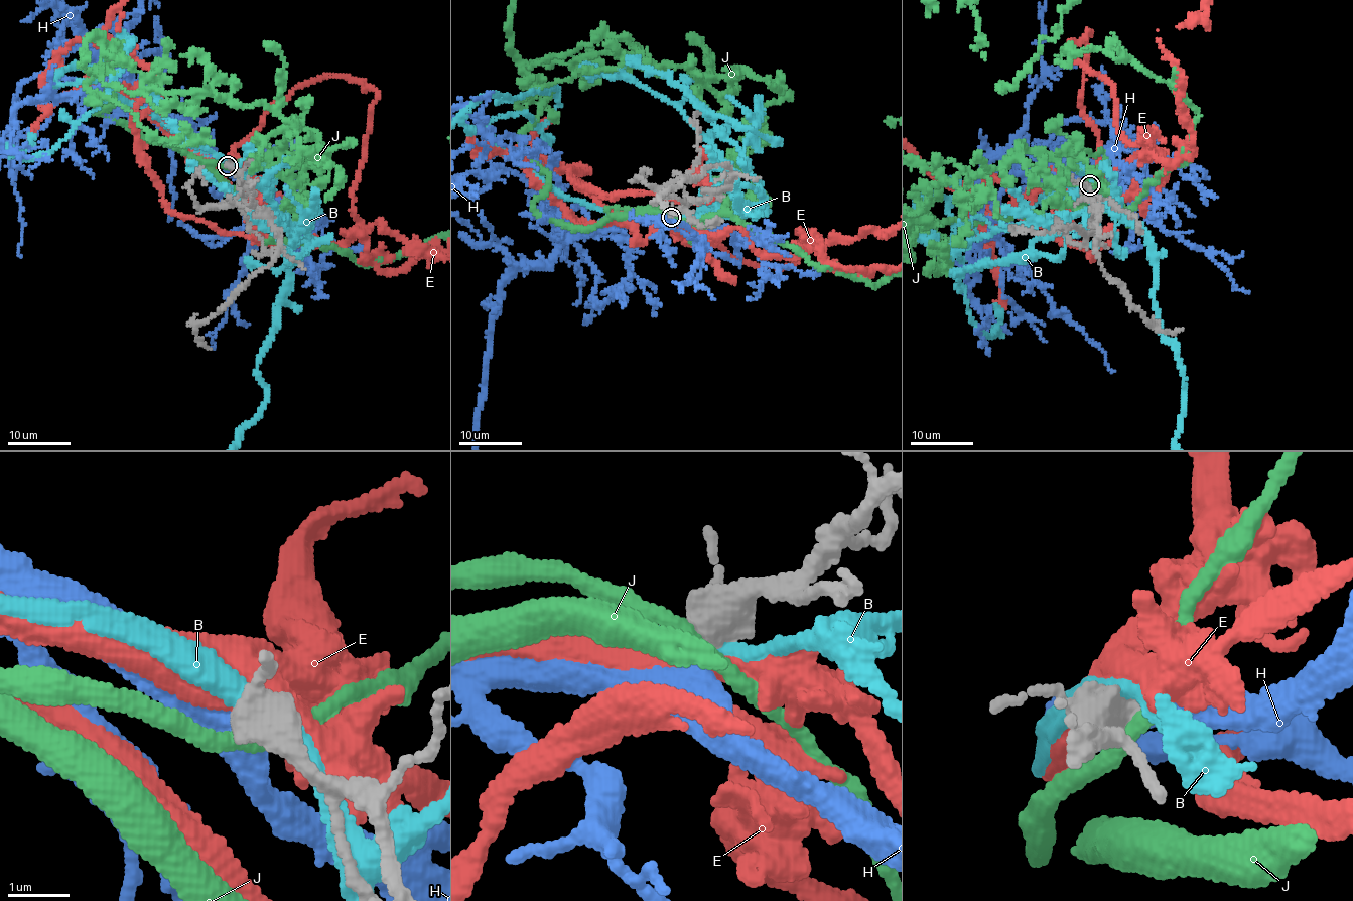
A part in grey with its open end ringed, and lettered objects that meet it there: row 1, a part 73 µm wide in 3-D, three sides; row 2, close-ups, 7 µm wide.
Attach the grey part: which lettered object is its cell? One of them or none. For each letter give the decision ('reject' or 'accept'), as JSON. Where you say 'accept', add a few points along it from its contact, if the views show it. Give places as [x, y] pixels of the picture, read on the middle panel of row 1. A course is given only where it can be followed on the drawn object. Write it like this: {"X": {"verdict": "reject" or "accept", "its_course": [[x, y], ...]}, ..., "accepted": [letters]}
{"B": {"verdict": "reject"}, "E": {"verdict": "reject"}, "H": {"verdict": "accept"}, "J": {"verdict": "reject"}, "accepted": ["H"]}

